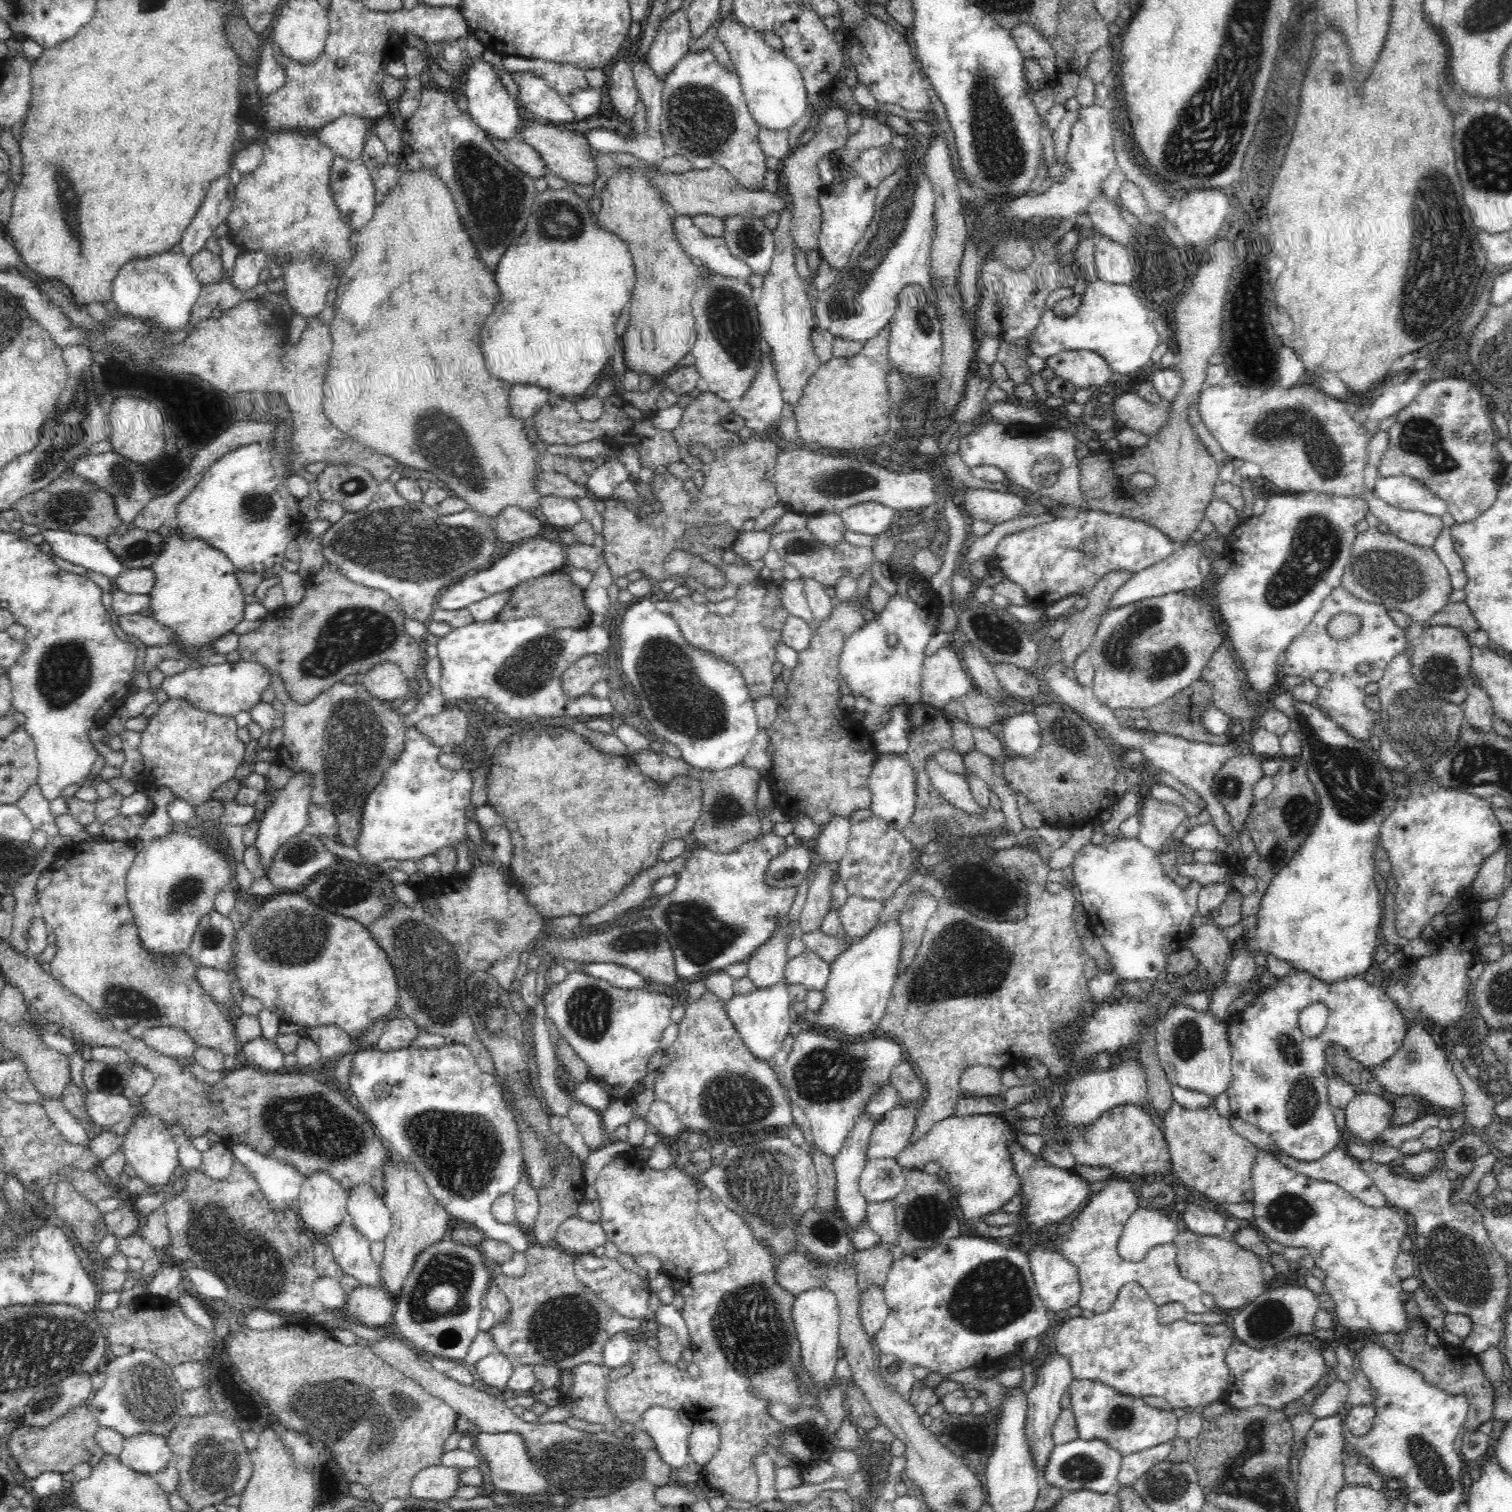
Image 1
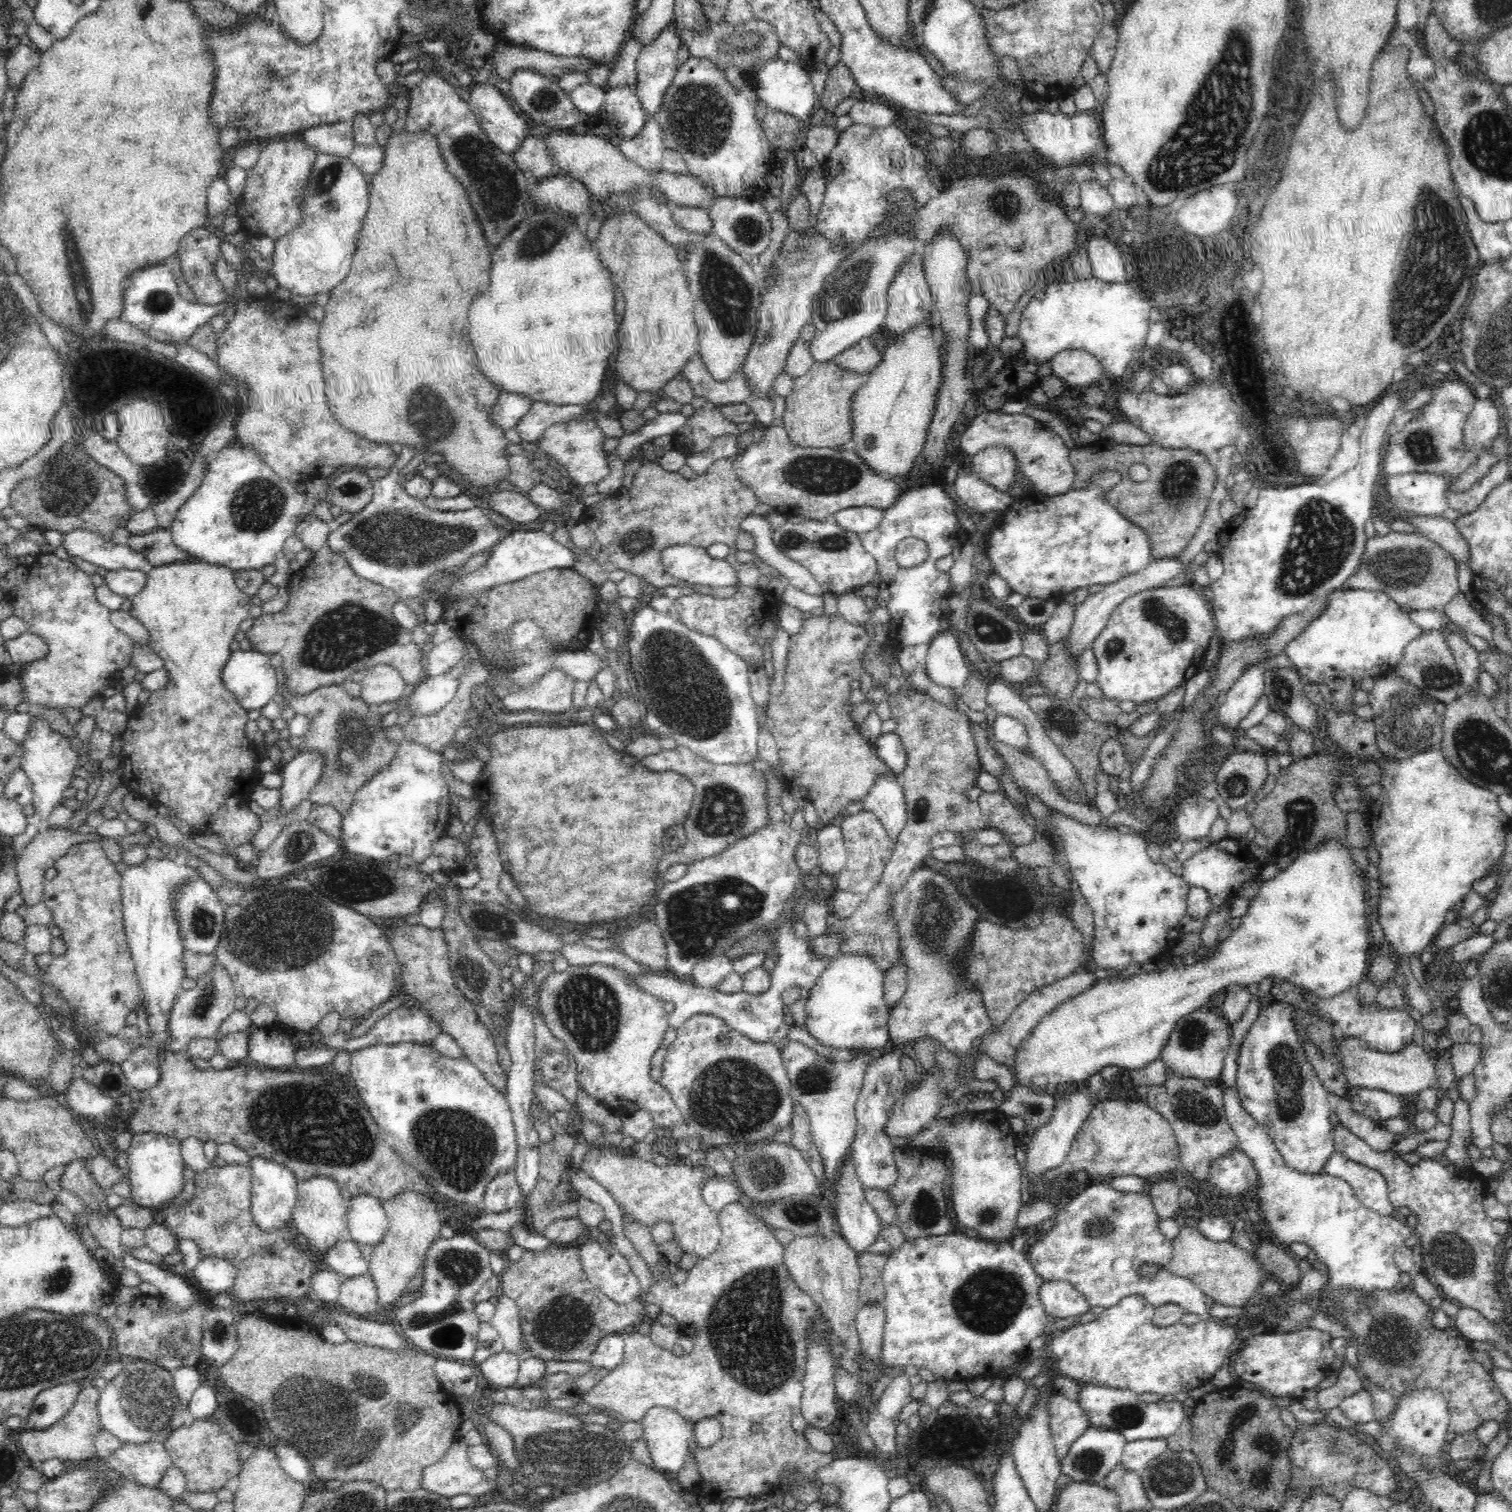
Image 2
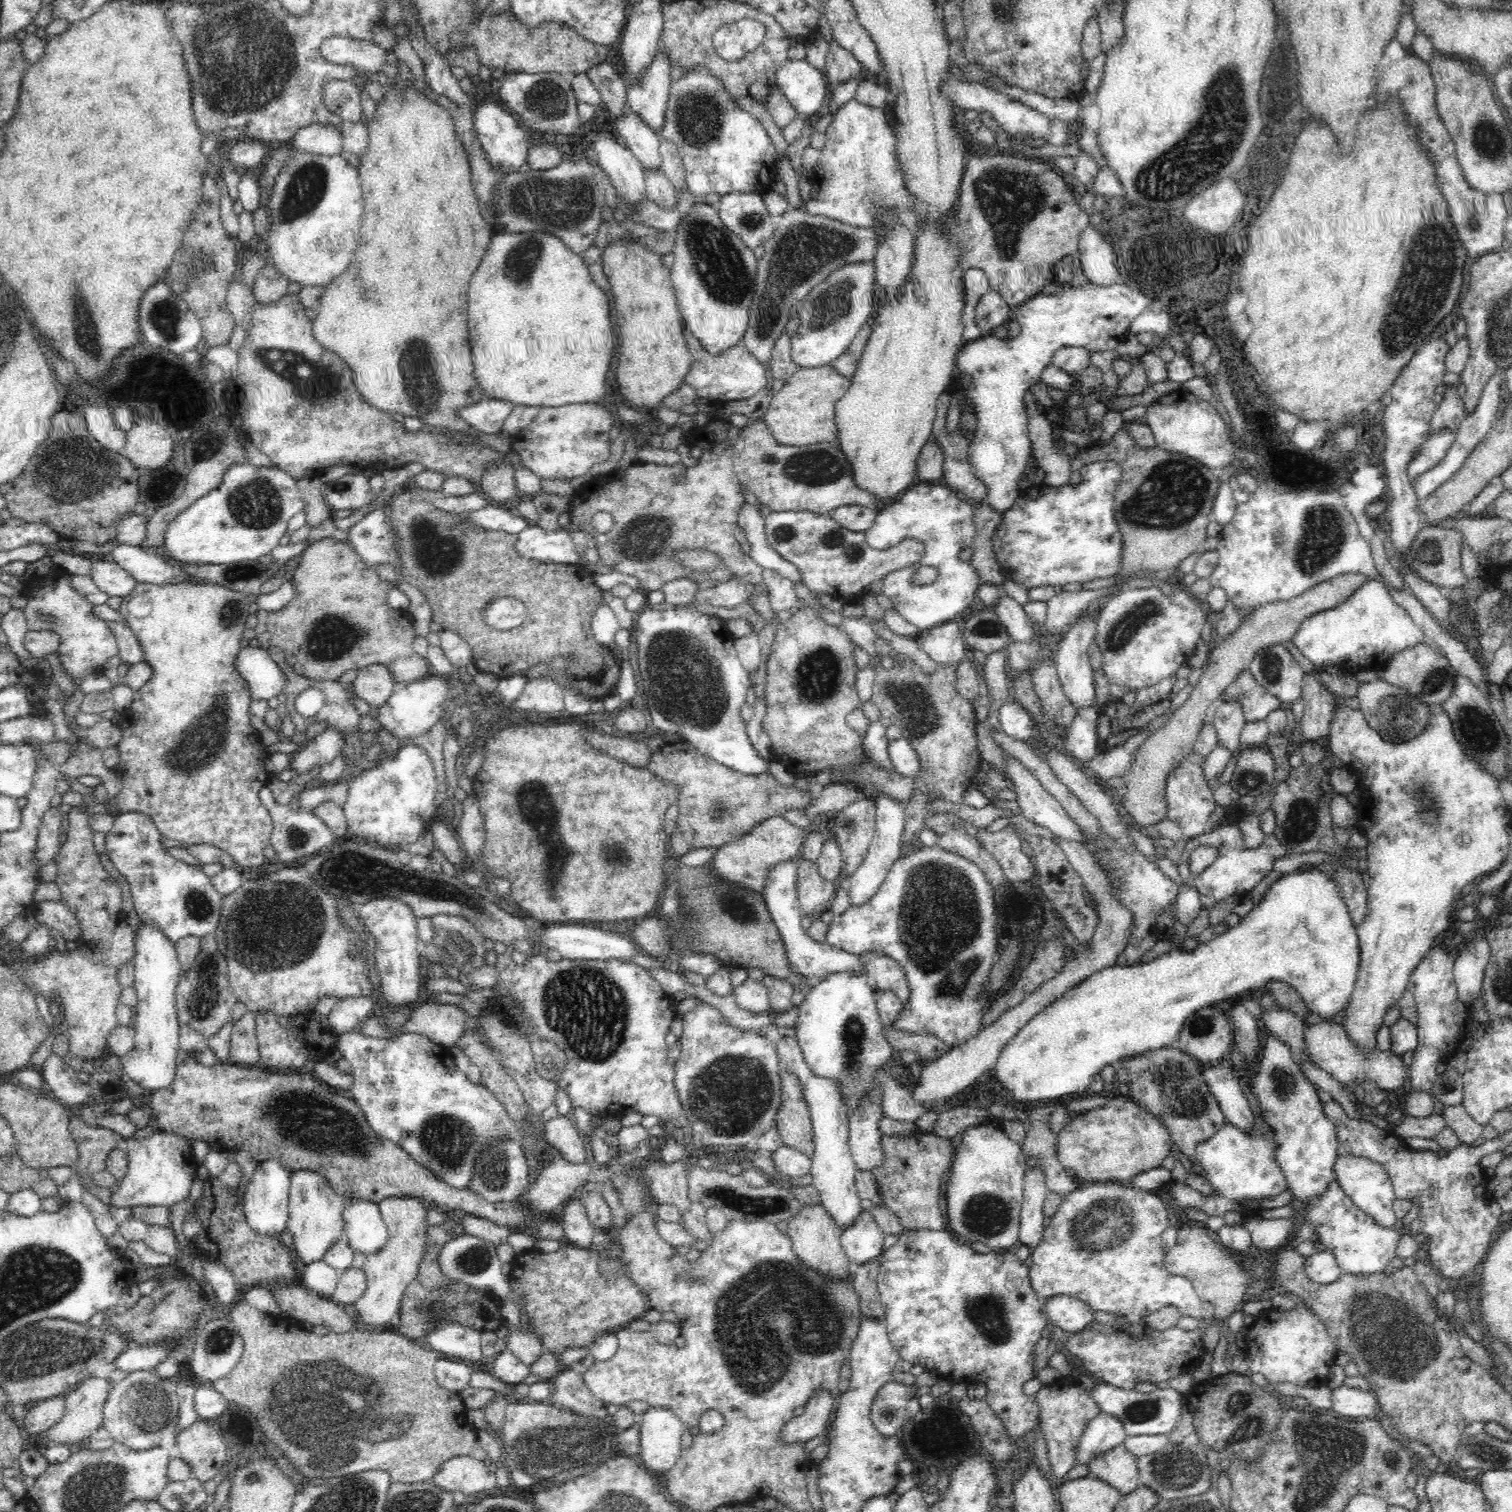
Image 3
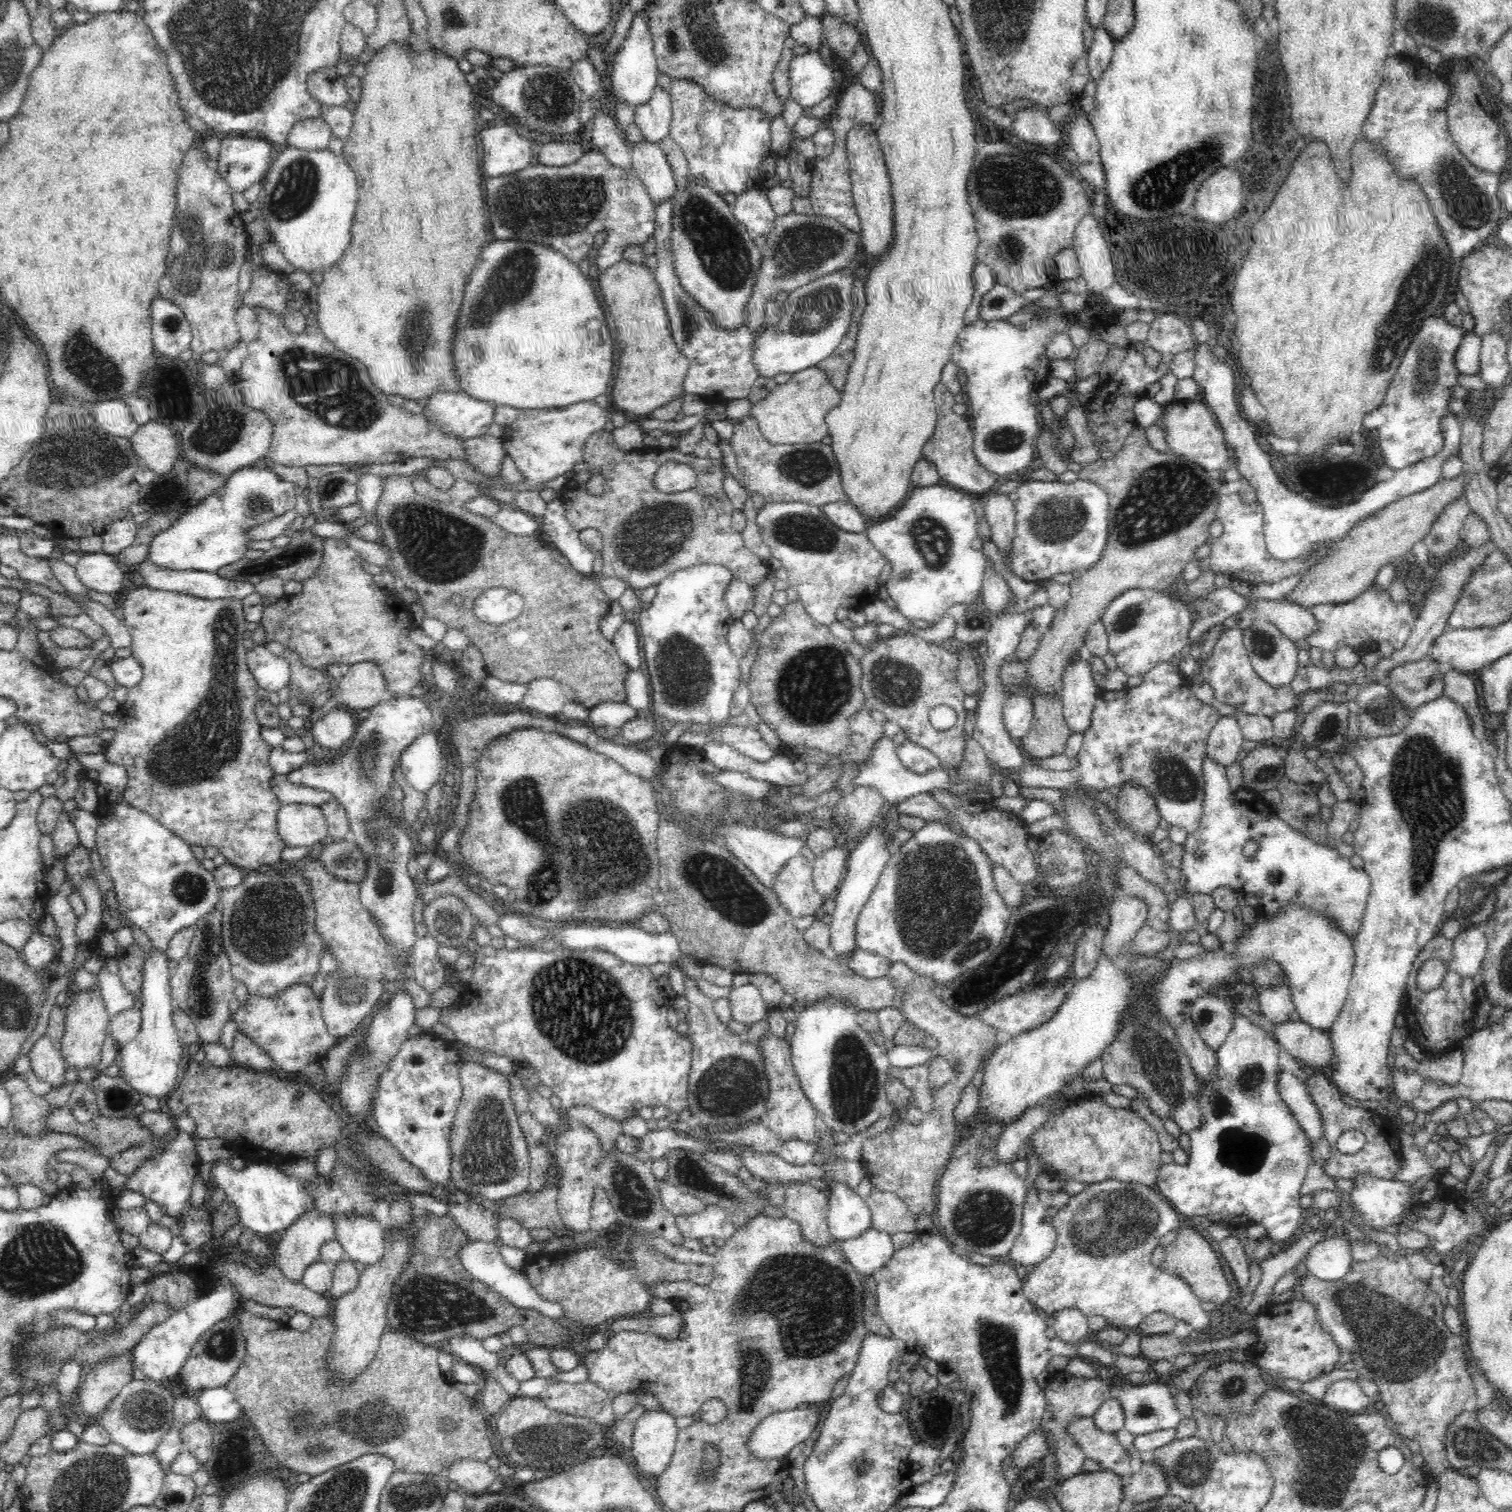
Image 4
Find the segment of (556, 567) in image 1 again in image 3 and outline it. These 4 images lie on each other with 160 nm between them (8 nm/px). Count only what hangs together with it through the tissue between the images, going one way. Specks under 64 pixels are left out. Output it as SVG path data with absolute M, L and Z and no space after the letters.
M530 523L516 539L516 549L527 558L540 562L578 564L578 553L566 527L558 531L546 531Z

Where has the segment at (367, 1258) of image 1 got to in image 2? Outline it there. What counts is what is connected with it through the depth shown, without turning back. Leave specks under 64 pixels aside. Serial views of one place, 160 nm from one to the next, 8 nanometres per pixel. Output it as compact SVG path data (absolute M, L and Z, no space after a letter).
M351 1238L338 1242L324 1254L325 1268L347 1279L356 1276L370 1276L369 1263L362 1257L360 1246Z

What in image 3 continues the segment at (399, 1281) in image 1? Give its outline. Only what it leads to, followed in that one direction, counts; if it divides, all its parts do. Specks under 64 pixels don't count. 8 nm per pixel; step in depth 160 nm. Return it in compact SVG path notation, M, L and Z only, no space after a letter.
M396 1196L382 1199L378 1204L389 1236L379 1253L366 1256L362 1268L366 1277L364 1294L348 1307L359 1328L365 1330L367 1324L374 1328L388 1328L390 1320L399 1314L404 1290L418 1274L422 1253L425 1250L426 1228L429 1226L427 1214L432 1206L418 1198Z

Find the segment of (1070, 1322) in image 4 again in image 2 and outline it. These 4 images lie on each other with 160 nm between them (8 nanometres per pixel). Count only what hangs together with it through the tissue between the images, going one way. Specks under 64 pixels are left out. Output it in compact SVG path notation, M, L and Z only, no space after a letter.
M1047 1282L1040 1286L1039 1295L1049 1315L1056 1318L1076 1319L1093 1310L1086 1297L1073 1289L1068 1282Z

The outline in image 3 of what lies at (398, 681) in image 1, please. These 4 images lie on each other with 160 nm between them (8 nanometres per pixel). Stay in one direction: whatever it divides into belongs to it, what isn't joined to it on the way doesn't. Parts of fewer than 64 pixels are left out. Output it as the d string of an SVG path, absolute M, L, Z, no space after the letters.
M372 664L360 667L357 670L357 677L350 685L353 694L365 700L375 711L392 696L392 690L396 681L392 678L392 673L385 665Z

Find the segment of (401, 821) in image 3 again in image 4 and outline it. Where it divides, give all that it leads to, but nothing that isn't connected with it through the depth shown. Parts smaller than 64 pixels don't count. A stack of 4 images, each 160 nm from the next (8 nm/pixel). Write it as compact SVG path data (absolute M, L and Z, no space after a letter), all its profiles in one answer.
M428 730L428 732L420 734L402 754L400 758L402 773L414 790L427 795L428 790L431 790L432 786L438 782L438 778L445 775L442 763L443 747L443 738L437 732Z

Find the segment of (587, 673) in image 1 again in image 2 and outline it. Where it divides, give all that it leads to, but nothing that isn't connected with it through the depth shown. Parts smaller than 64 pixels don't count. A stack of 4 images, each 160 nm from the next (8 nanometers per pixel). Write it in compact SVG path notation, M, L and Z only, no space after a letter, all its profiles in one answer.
M554 669L528 690L512 691L500 699L498 712L566 712L572 711L572 690L577 680L562 669Z

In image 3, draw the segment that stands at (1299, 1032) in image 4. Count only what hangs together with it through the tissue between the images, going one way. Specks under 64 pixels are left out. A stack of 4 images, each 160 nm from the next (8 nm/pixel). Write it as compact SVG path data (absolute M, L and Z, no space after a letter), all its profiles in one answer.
M1323 1021L1314 1025L1310 1024L1304 1030L1304 1039L1306 1039L1308 1055L1312 1057L1314 1064L1346 1085L1353 1082L1354 1079L1372 1077L1384 1090L1392 1091L1400 1090L1408 1078L1408 1068L1404 1066L1400 1055L1392 1051L1379 1050L1379 1052L1370 1052L1368 1058L1365 1058L1353 1048L1353 1044L1349 1042L1348 1036L1345 1036L1344 1028L1341 1028L1340 1023Z

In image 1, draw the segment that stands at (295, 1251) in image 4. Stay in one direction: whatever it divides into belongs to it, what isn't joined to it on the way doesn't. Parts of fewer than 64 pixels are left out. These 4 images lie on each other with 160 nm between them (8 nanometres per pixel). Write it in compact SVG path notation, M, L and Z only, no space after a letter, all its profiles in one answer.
M320 1171L306 1177L298 1195L298 1214L310 1232L330 1234L347 1214L349 1191L330 1173Z

